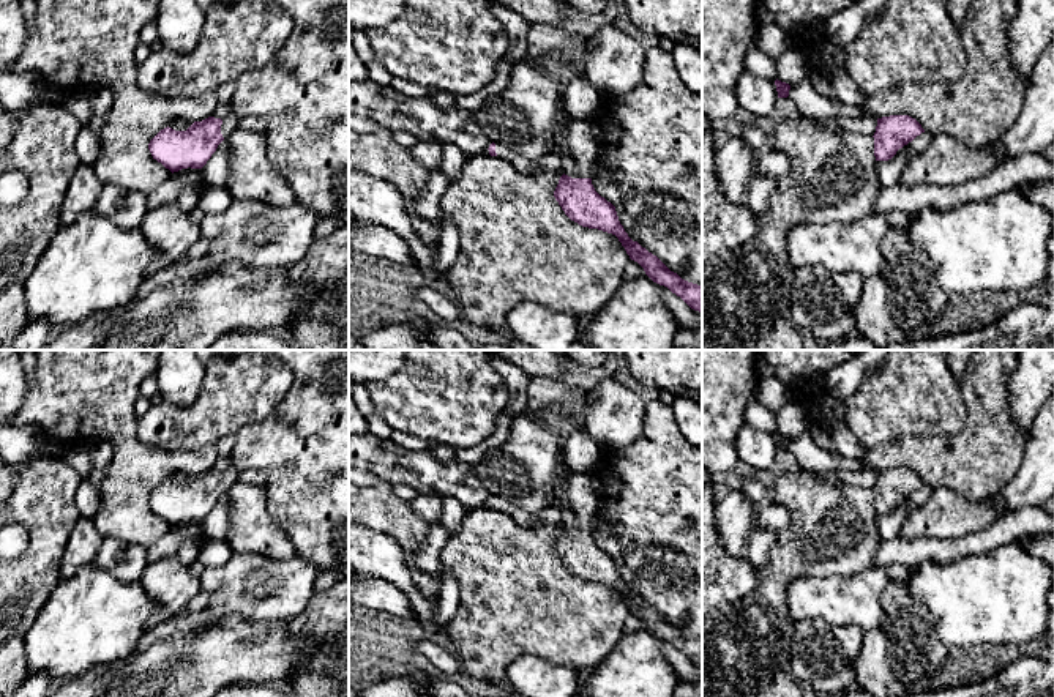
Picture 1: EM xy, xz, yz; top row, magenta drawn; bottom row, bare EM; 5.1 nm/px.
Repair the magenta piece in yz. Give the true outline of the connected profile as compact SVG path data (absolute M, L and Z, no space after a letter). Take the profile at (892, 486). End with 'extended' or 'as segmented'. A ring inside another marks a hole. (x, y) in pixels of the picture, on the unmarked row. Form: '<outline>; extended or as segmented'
M890 468L877 472L874 486L876 514L891 512L899 501L925 486L921 478L909 468Z; as segmented

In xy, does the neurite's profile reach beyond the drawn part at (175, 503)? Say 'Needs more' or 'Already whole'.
Needs more

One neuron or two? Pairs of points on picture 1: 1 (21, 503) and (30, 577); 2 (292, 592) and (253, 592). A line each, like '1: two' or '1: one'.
1: one
2: one

